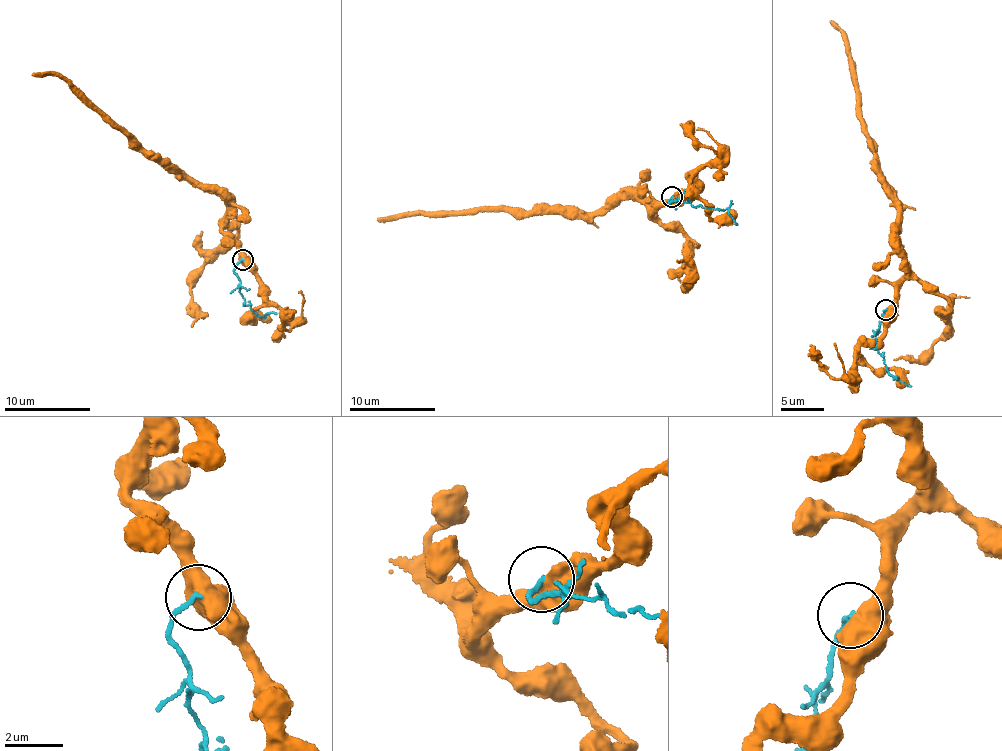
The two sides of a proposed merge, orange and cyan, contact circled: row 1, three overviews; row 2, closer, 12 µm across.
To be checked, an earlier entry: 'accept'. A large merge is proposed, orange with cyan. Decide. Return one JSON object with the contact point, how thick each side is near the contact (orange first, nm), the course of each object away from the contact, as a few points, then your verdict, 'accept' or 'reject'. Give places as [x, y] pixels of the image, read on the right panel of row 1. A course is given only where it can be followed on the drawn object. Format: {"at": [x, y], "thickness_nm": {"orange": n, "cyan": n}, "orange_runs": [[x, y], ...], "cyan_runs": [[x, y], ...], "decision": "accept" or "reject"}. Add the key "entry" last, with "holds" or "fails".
{"at": [885, 309], "thickness_nm": {"orange": 800, "cyan": 150}, "orange_runs": [[887, 310], [905, 279], [905, 253], [895, 230], [899, 214], [860, 118], [844, 36], [832, 20]], "cyan_runs": [[886, 310], [875, 333], [875, 350], [894, 377], [911, 385]], "decision": "reject", "entry": "fails"}

